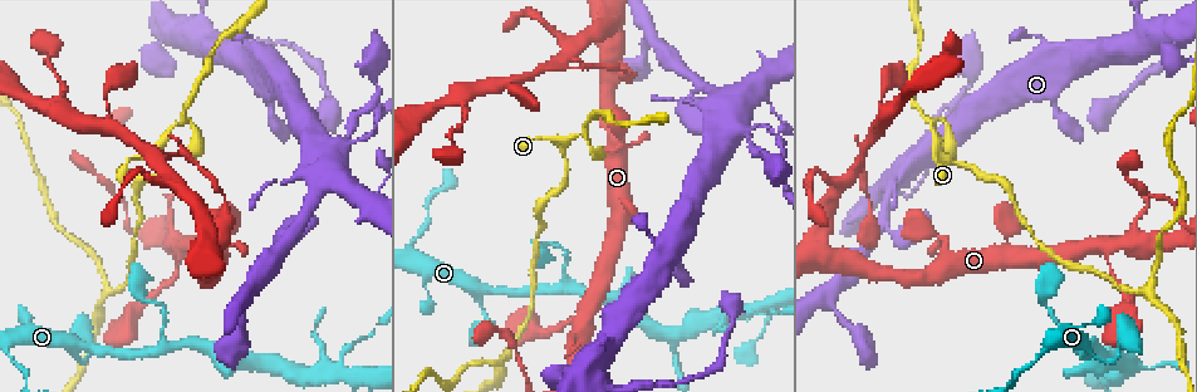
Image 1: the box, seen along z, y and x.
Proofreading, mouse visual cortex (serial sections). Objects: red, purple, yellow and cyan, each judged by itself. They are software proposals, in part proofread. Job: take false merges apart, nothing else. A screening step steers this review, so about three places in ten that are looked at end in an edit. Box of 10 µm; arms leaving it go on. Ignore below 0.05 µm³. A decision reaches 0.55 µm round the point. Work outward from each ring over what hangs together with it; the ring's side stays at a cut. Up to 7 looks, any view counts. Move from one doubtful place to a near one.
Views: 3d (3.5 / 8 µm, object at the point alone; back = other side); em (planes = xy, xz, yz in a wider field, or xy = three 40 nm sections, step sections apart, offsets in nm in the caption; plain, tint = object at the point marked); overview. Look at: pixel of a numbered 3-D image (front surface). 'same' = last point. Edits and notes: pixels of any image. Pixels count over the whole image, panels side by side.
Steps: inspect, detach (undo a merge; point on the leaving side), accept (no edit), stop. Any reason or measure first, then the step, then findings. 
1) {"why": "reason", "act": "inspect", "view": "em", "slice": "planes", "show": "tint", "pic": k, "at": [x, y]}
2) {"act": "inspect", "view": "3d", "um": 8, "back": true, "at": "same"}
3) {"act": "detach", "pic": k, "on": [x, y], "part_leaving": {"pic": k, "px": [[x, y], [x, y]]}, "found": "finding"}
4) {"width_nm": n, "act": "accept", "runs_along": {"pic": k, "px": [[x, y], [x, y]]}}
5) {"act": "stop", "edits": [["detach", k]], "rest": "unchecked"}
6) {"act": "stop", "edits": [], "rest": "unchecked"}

{"act": "inspect", "view": "3d", "um": 3.5, "back": true, "pic": 1, "at": [506, 351]}

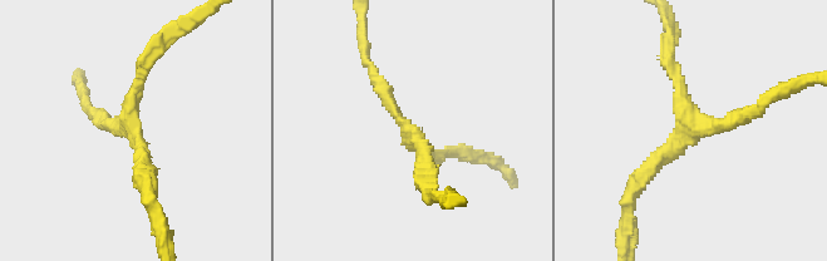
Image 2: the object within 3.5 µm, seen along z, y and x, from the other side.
{"arms": 3, "arm_widths_nm": [150, 150, 200], "why": "shape alone is not enough", "act": "inspect", "view": "em", "slice": "xy", "step": 3, "show": "tint", "pic": 2, "at": [409, 128]}

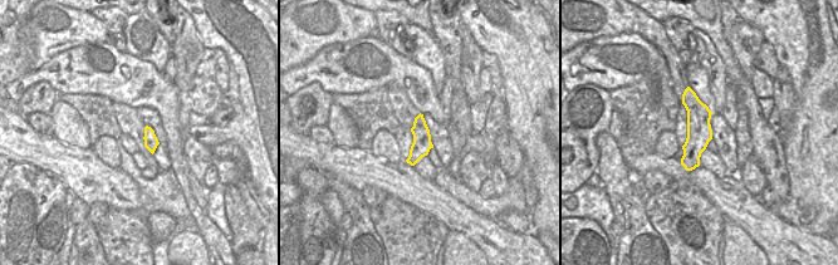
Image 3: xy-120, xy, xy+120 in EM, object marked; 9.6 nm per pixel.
{"why": "cut it another way", "act": "inspect", "view": "em", "slice": "xy", "step": 1, "show": "tint", "at": "same"}

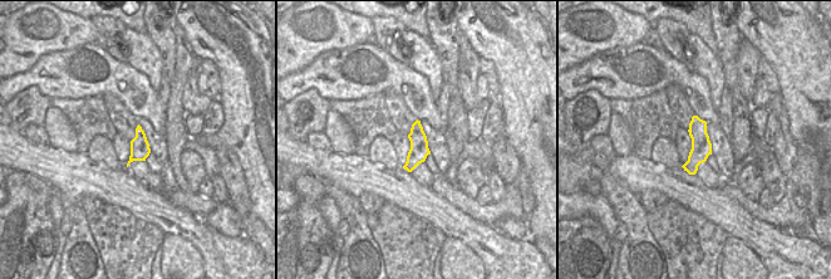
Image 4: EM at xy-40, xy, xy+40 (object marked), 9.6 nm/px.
{"act": "accept", "runs_along": {"pic": 4, "px": [[696, 120], [697, 156], [692, 171]]}, "found": "continuous, no second cell"}

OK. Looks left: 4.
{"act": "inspect", "view": "3d", "um": 8, "pic": 1, "at": [338, 147]}

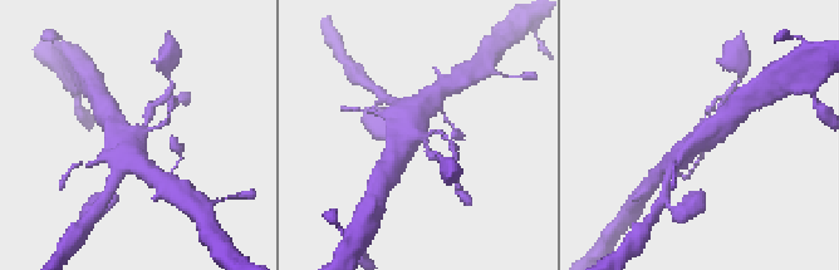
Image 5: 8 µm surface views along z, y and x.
{"act": "inspect", "view": "em", "slice": "xy", "step": 3, "show": "tint", "at": "same"}

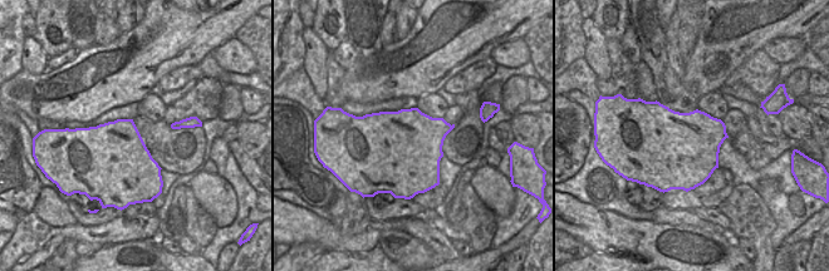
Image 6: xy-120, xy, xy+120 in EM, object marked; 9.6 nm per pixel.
{"act": "detach", "pic": 5, "on": [459, 190], "found": "two cells meet here"}

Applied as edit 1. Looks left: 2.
{"act": "stop", "edits": [["detach", 5]], "rest": "unchecked"}

